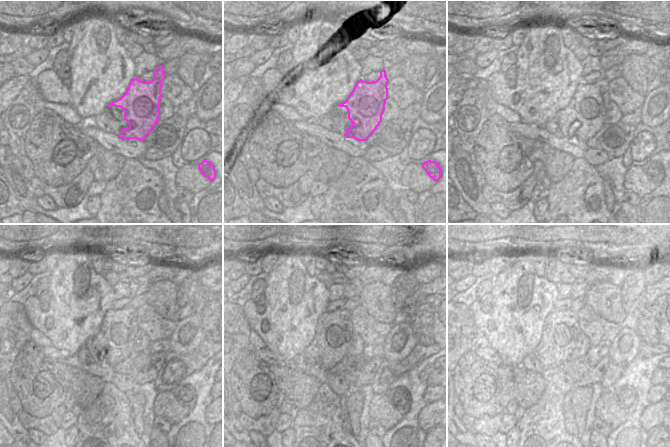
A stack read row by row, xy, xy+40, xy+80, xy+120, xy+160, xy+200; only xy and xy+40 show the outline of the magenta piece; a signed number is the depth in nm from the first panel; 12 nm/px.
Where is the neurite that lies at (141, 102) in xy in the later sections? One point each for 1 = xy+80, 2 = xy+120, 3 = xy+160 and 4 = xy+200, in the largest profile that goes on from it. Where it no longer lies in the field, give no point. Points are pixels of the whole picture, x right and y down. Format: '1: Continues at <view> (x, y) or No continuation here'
1: Continues at xy+80 (588, 112)
2: Continues at xy+120 (120, 333)
3: Continues at xy+160 (334, 334)
4: Continues at xy+200 (561, 329)

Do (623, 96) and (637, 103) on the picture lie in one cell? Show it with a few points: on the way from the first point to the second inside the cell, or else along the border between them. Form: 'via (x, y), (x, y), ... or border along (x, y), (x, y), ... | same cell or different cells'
border along (645, 94), (626, 102), (621, 111) | different cells

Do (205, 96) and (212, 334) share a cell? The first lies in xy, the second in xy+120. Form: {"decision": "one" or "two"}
{"decision": "one"}

